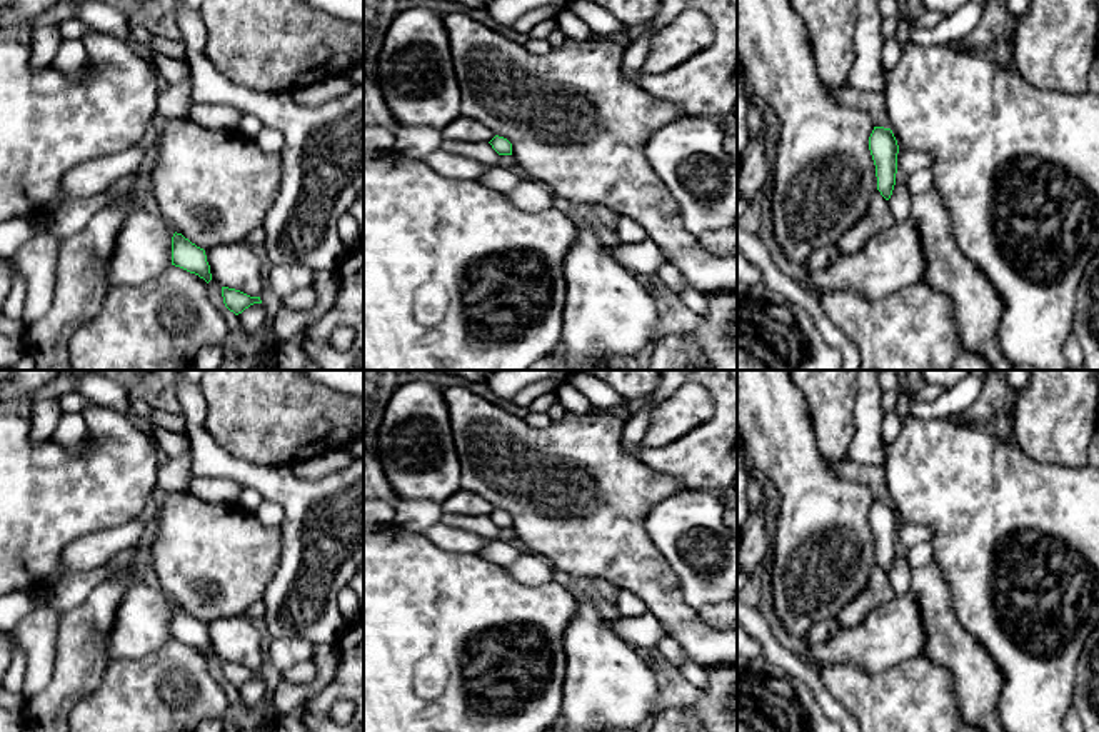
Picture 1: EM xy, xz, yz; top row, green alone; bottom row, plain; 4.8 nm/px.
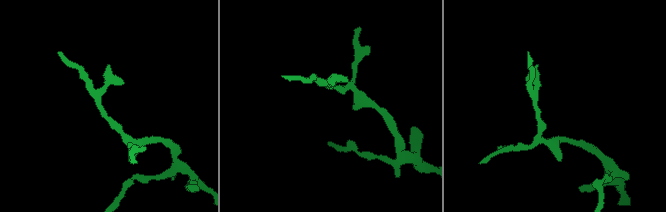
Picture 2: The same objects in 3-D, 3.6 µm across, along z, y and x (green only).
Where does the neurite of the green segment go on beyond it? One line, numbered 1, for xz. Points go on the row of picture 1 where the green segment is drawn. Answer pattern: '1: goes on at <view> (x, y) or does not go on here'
1: does not go on here

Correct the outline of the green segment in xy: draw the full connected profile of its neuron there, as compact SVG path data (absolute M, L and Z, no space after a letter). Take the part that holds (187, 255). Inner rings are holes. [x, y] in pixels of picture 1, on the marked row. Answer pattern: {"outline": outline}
{"outline": "M177 232L172 237L172 265L198 275L207 283L212 280L205 250Z"}

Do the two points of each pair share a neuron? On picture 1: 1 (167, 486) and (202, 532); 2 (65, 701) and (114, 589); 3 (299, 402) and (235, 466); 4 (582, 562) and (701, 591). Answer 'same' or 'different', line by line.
1: different
2: same
3: different
4: different

